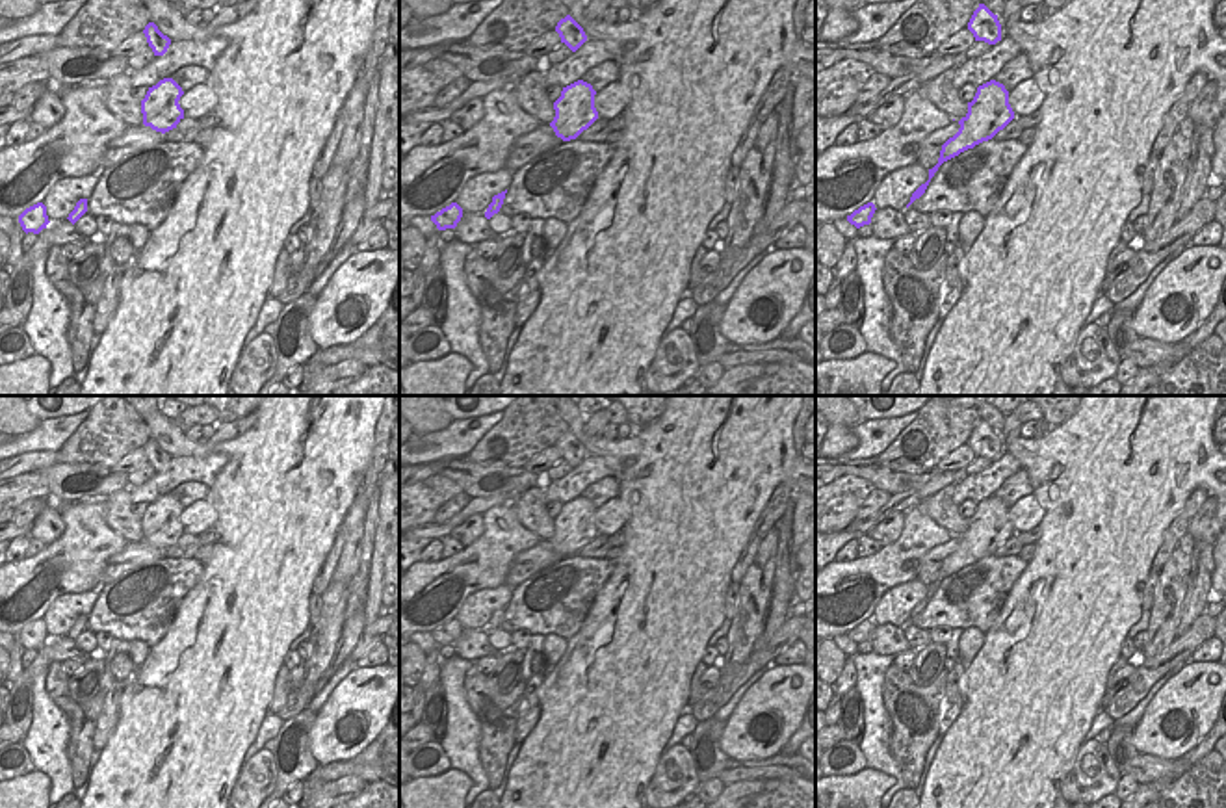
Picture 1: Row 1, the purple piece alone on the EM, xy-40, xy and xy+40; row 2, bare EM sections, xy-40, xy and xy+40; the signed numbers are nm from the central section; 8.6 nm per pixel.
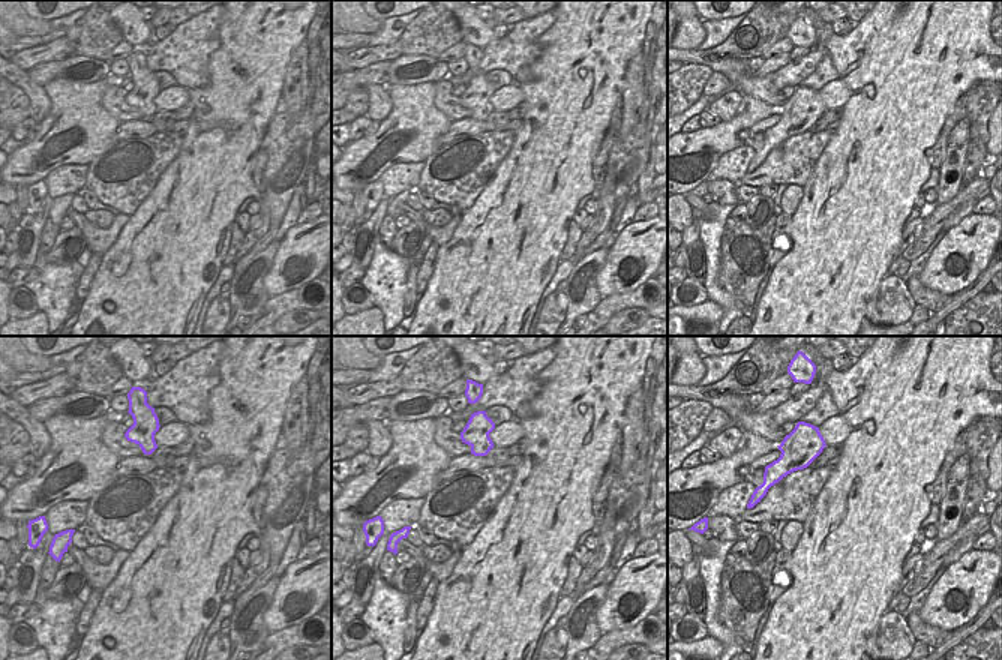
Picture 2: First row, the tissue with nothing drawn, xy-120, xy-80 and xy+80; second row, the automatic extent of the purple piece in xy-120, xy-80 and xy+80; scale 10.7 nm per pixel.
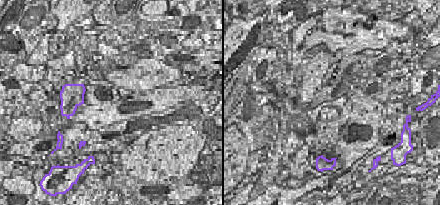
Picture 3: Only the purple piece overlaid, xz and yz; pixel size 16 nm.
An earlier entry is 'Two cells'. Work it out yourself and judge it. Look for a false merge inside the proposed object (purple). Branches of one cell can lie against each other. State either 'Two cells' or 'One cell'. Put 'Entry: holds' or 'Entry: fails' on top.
Entry: fails
One cell

